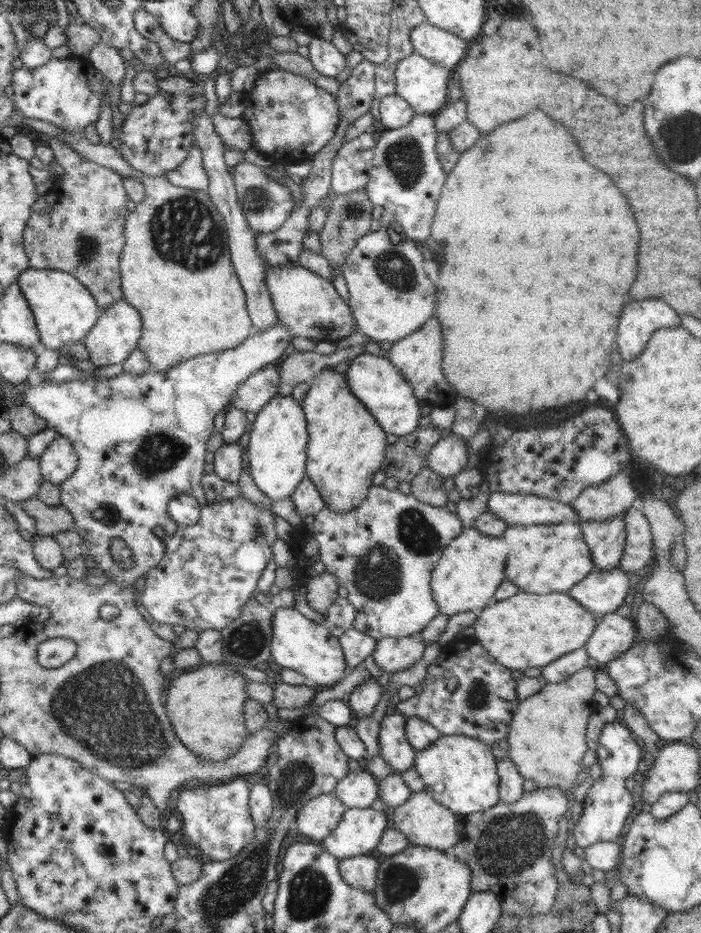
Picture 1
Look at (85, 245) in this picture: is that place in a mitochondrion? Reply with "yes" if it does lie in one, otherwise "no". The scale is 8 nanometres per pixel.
yes

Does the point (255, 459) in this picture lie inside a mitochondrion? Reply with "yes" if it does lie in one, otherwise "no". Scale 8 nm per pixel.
no

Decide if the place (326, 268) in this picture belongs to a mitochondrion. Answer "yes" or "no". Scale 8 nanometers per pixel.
no

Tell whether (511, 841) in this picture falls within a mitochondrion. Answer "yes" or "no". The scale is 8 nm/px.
yes

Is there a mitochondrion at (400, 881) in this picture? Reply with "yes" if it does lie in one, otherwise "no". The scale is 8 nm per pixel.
yes

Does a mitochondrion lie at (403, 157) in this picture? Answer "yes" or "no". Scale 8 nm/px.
yes

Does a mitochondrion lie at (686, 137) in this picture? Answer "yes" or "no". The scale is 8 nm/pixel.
yes

